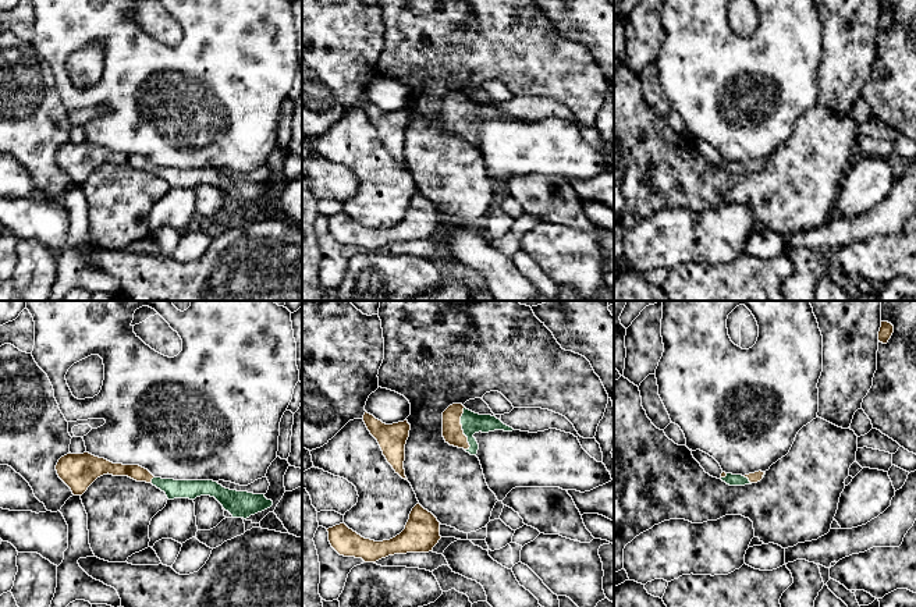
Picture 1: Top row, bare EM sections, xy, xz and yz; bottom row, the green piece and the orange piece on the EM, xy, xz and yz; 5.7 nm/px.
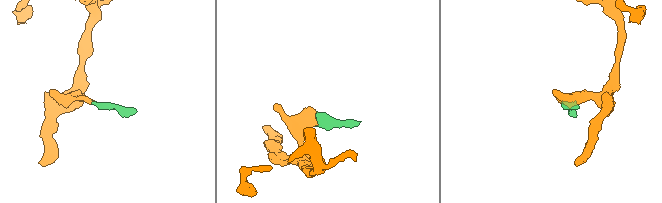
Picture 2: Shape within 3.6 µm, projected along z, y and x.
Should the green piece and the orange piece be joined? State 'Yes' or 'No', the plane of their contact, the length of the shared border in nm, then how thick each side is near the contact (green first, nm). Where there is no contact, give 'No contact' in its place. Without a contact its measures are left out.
Yes. Touches green in xz. Shared border 260 nm. Thickness 120 nm (green) against 120 nm

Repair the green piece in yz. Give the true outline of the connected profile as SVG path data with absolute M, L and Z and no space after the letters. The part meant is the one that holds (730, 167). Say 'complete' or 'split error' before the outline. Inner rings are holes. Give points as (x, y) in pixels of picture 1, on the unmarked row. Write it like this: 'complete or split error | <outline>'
split error | M759 159L755 161L749 161L749 163L732 163L732 161L721 161L721 168L725 170L729 174L745 174L745 173L752 173L752 171L757 171L764 166L764 160Z

